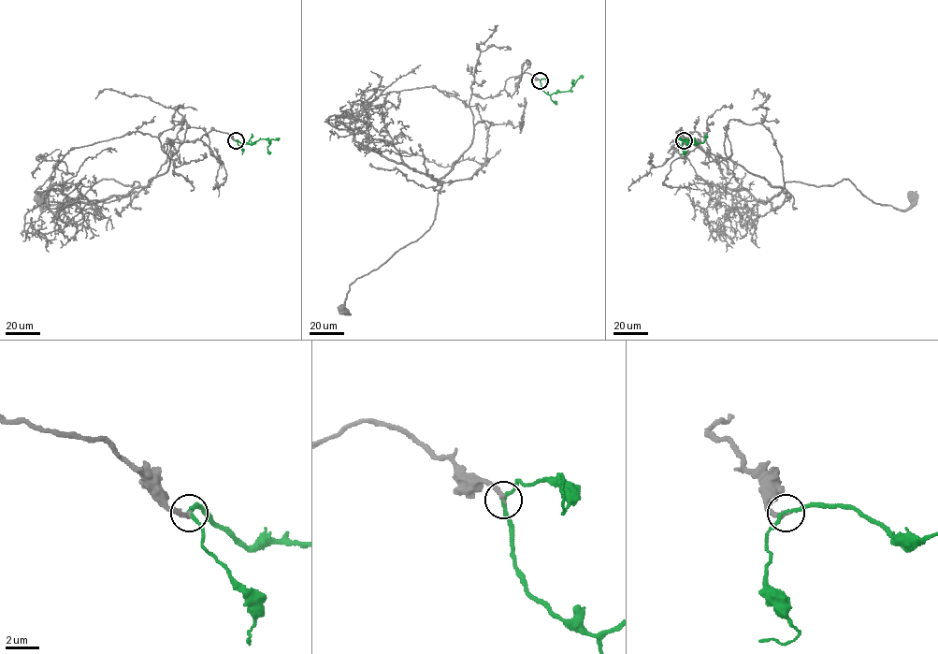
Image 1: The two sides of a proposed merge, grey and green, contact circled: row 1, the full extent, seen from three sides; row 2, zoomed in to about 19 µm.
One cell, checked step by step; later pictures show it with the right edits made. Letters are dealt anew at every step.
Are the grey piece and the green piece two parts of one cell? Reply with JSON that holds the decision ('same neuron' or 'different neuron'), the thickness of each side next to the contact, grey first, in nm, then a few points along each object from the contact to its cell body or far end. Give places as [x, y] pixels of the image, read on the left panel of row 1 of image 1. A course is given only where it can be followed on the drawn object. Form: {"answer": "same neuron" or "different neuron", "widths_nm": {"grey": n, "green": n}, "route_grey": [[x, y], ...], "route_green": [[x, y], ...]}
{"answer": "same neuron", "widths_nm": {"grey": 300, "green": 220}, "route_grey": [[236, 140], [210, 130], [168, 141], [167, 170], [146, 186], [102, 179], [72, 201], [40, 210], [37, 199]], "route_green": [[236, 140], [241, 144], [252, 144], [260, 139], [268, 139], [267, 151], [270, 153]]}

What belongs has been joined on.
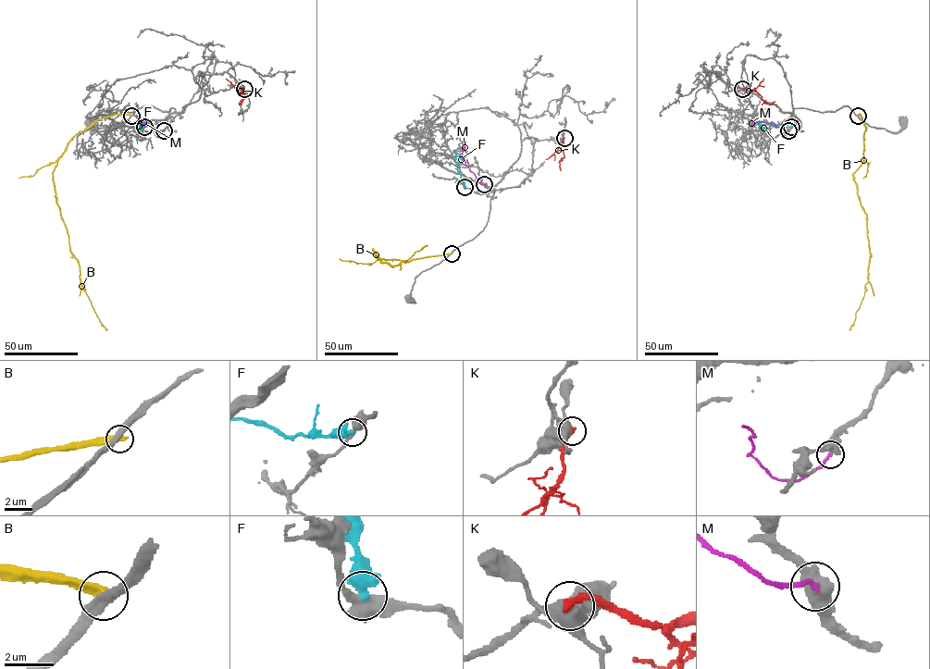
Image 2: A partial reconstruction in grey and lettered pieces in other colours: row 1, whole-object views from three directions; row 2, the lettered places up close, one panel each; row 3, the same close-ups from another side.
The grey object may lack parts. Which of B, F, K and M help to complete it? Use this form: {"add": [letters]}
{"add": []}

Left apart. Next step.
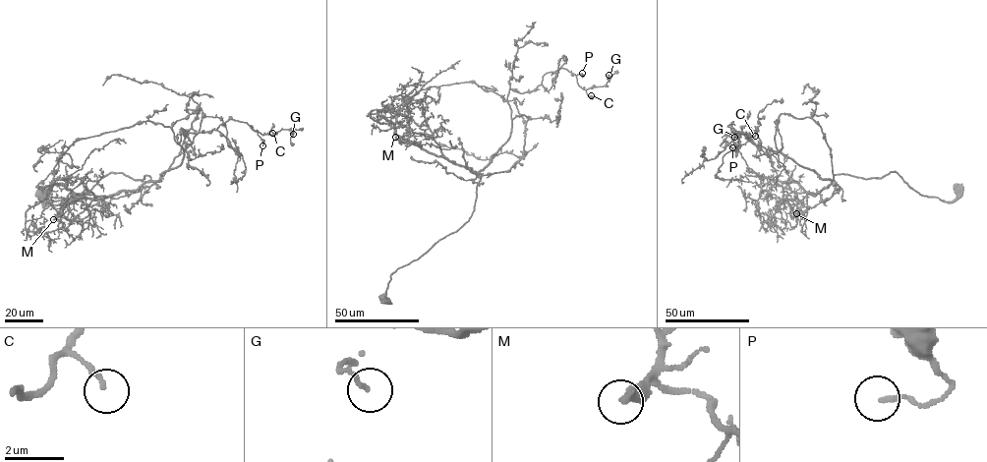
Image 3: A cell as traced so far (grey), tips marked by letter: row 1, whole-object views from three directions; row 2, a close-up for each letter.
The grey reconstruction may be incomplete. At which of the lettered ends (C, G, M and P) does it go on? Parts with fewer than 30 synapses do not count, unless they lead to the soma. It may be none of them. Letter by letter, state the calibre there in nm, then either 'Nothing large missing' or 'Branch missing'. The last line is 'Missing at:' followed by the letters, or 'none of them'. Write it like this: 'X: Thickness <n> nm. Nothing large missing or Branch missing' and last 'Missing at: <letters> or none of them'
C: Thickness 140 nm. Nothing large missing
G: Thickness 140 nm. Nothing large missing
M: Thickness 340 nm. Branch missing
P: Thickness 150 nm. Nothing large missing
Missing at: M

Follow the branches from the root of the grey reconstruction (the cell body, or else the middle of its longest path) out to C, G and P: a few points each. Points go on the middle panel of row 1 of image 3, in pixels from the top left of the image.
C: (383, 299), (394, 272), (471, 216), (478, 172), (510, 136), (510, 88), (532, 91), (564, 68), (591, 95)
G: (383, 299), (471, 216), (478, 172), (510, 136), (510, 88), (561, 68), (585, 89), (609, 75)
P: (383, 299), (394, 272), (471, 216), (478, 172), (510, 136), (509, 90), (532, 91), (561, 68), (582, 73)

